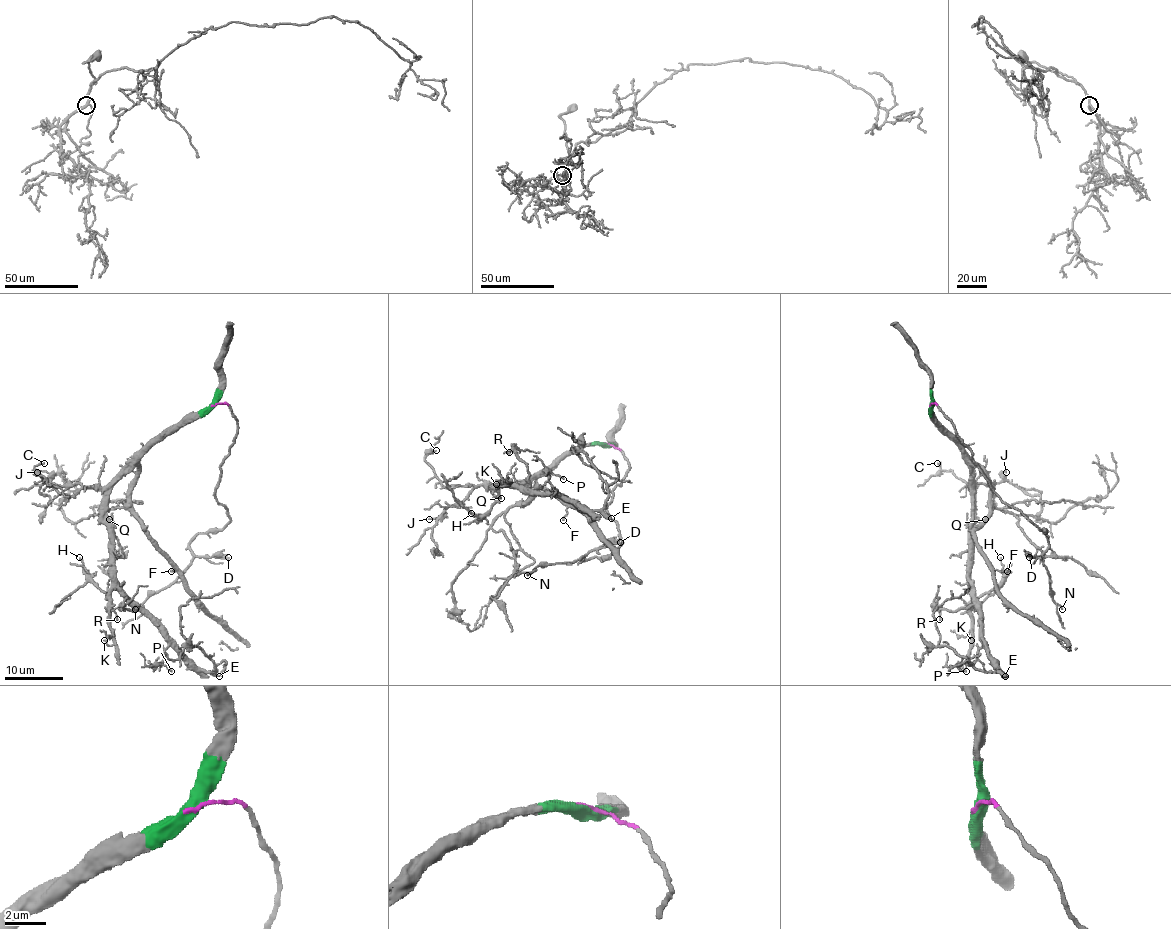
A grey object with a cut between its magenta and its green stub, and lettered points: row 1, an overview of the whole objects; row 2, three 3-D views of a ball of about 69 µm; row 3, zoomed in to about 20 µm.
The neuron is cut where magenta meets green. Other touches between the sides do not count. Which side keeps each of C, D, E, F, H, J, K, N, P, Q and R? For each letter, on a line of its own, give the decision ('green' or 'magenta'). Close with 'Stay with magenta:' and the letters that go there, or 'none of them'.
C: green
D: magenta
E: green
F: green
H: green
J: green
K: green
N: magenta
P: green
Q: green
R: green
Stay with magenta: D, N

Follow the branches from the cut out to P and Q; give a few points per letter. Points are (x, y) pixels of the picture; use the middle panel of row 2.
P: (605, 444), (582, 445), (522, 482), (497, 485), (515, 483), (560, 495), (548, 475), (563, 479)
Q: (605, 444), (582, 445), (522, 482), (497, 486), (500, 498)

